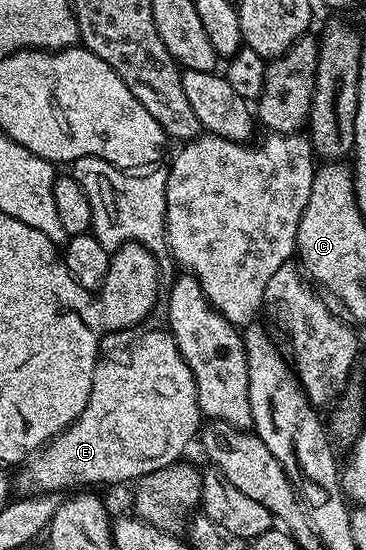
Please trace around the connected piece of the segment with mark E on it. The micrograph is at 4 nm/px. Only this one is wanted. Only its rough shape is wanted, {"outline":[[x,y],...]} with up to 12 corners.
{"outline":[[170,330],[96,362],[89,405],[22,464],[28,492],[184,458],[195,378]]}

